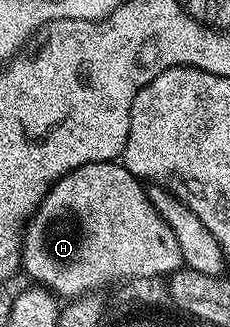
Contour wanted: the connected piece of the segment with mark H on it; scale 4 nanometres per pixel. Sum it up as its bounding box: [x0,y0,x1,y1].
[21,162,182,298]

